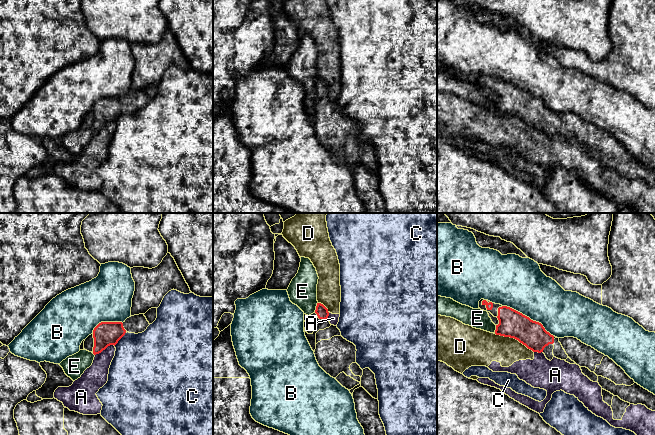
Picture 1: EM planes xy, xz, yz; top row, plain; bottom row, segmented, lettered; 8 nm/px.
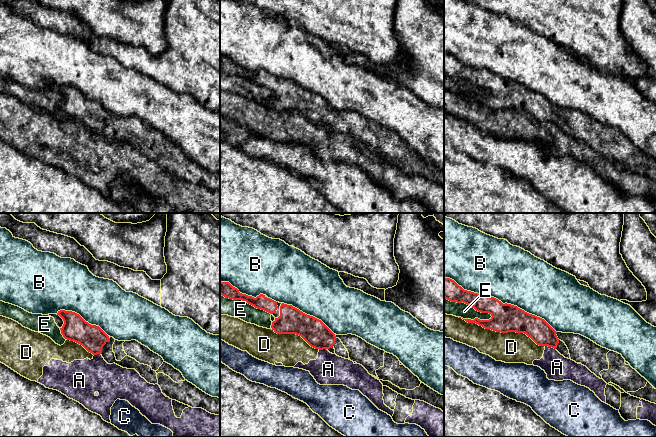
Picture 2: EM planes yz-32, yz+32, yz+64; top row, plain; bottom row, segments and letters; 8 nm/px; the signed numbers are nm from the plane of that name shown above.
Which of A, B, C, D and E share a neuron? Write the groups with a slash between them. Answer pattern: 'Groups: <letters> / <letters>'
Groups: A D / B / C / E

